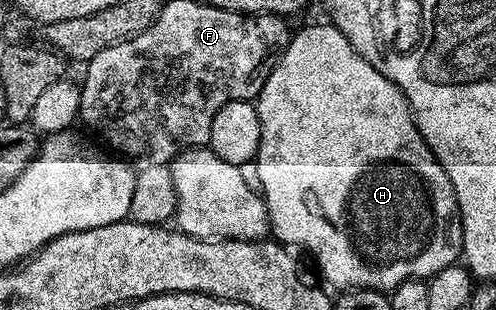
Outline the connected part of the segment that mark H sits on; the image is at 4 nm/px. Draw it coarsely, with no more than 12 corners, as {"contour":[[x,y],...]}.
{"contour":[[332,24],[257,94],[281,242],[338,291],[454,265],[451,180]]}

